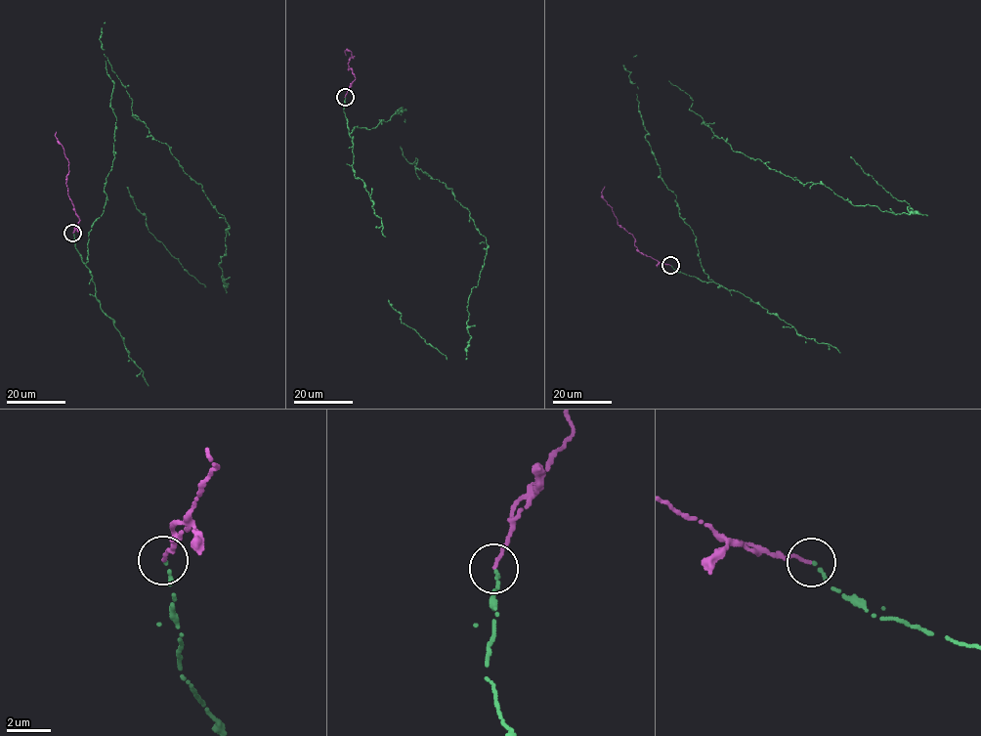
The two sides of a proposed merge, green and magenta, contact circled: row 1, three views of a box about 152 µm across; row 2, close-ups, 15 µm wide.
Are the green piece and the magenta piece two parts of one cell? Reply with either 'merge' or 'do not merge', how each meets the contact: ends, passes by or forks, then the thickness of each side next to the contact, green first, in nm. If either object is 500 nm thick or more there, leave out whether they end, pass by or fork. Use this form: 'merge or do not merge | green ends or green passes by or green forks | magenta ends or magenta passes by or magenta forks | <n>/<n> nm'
merge | green ends | magenta ends | 140/140 nm

